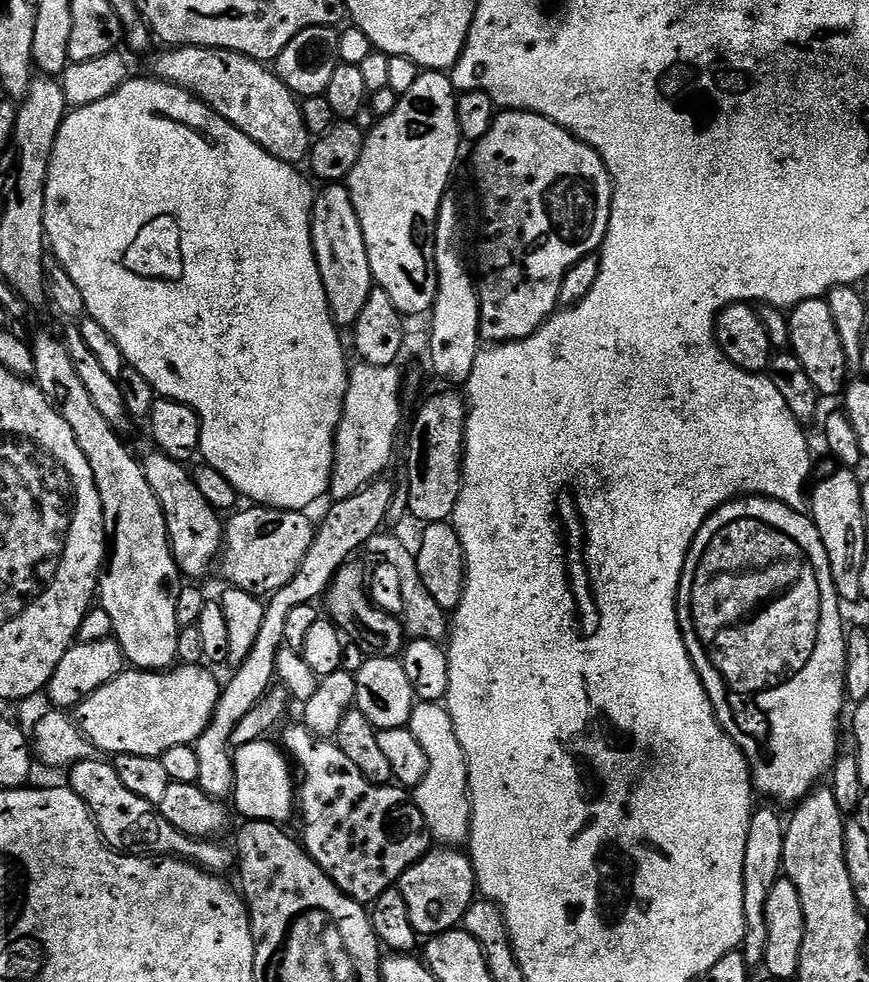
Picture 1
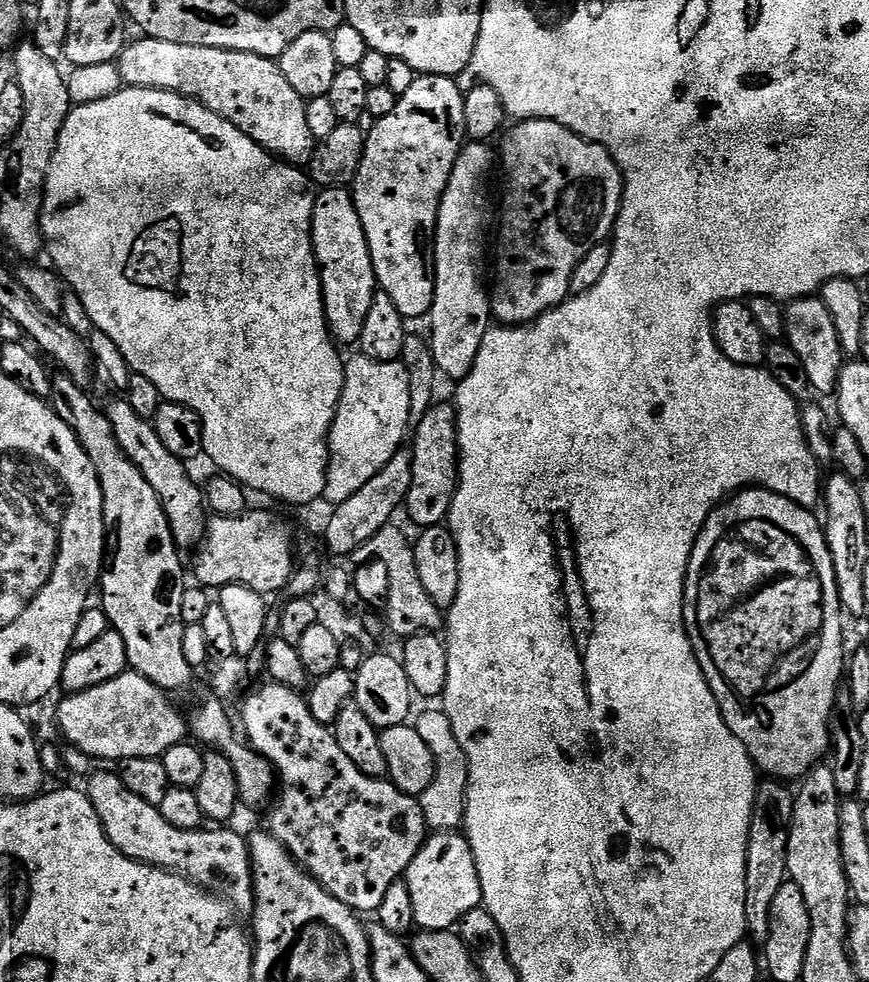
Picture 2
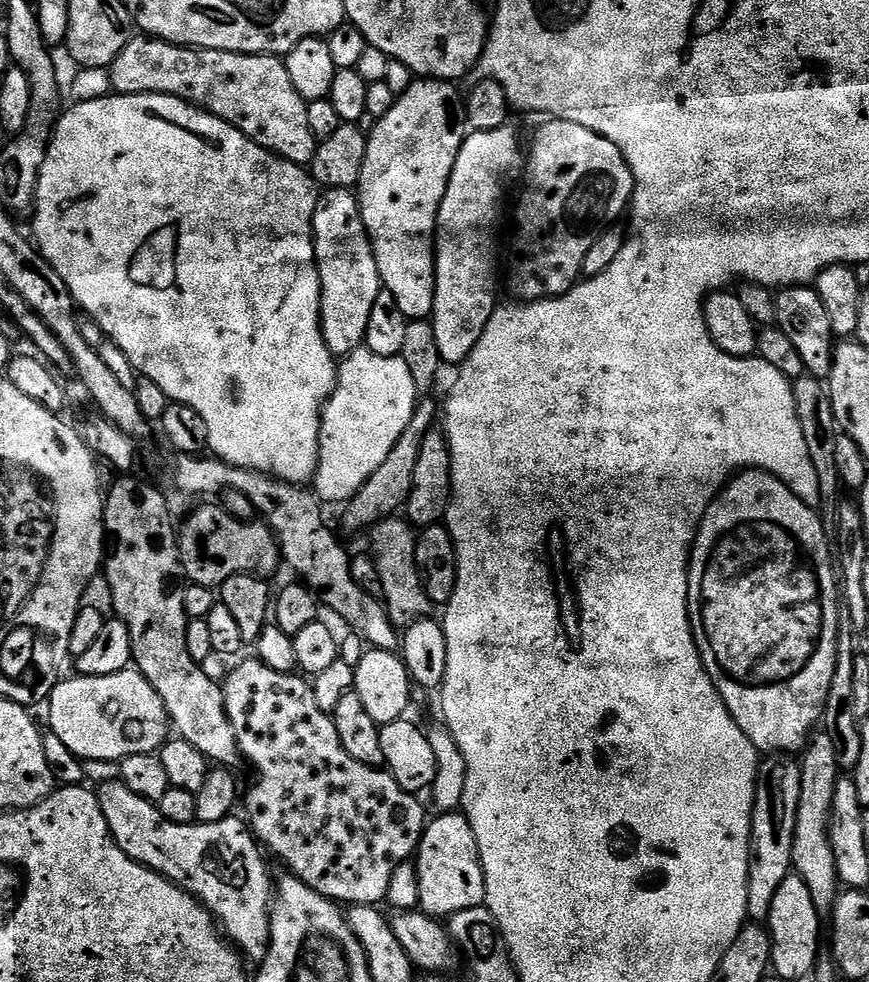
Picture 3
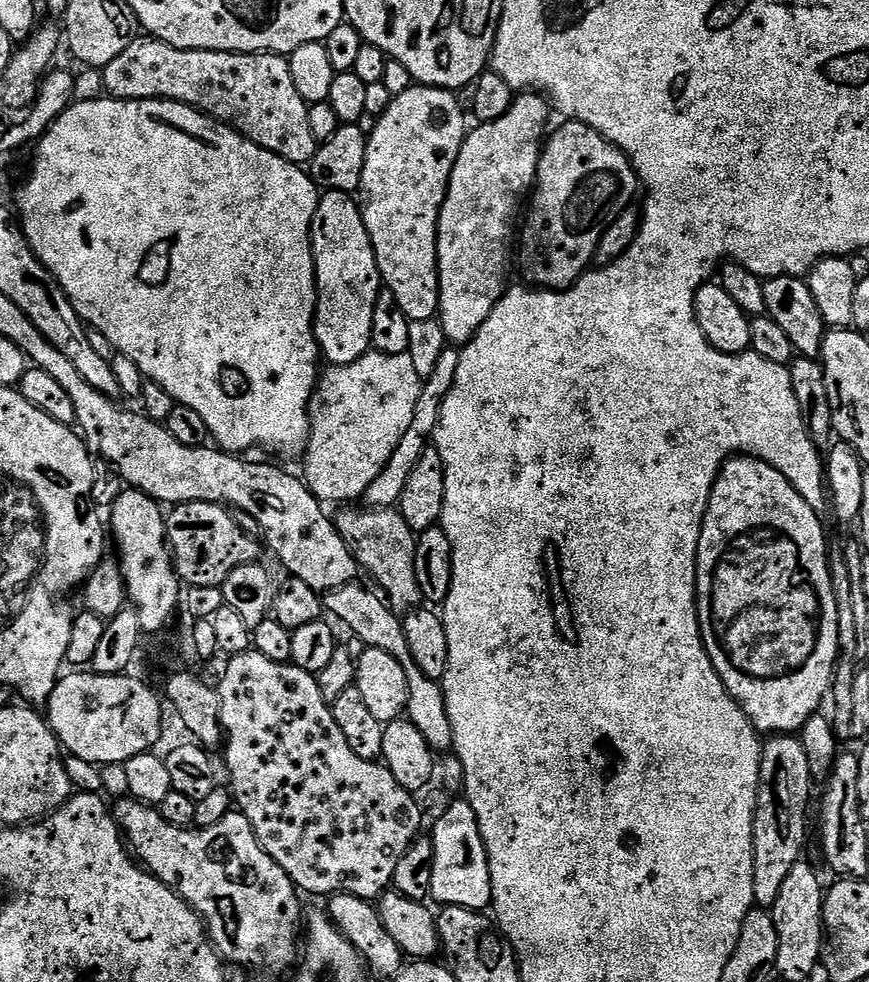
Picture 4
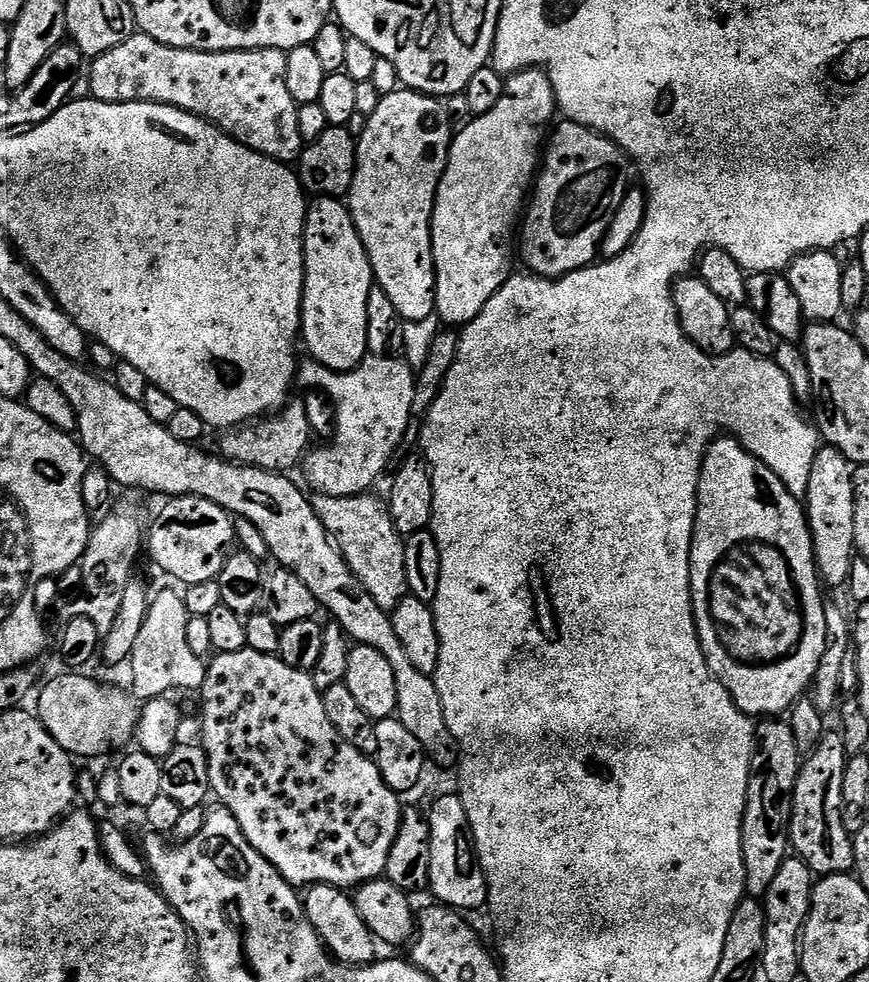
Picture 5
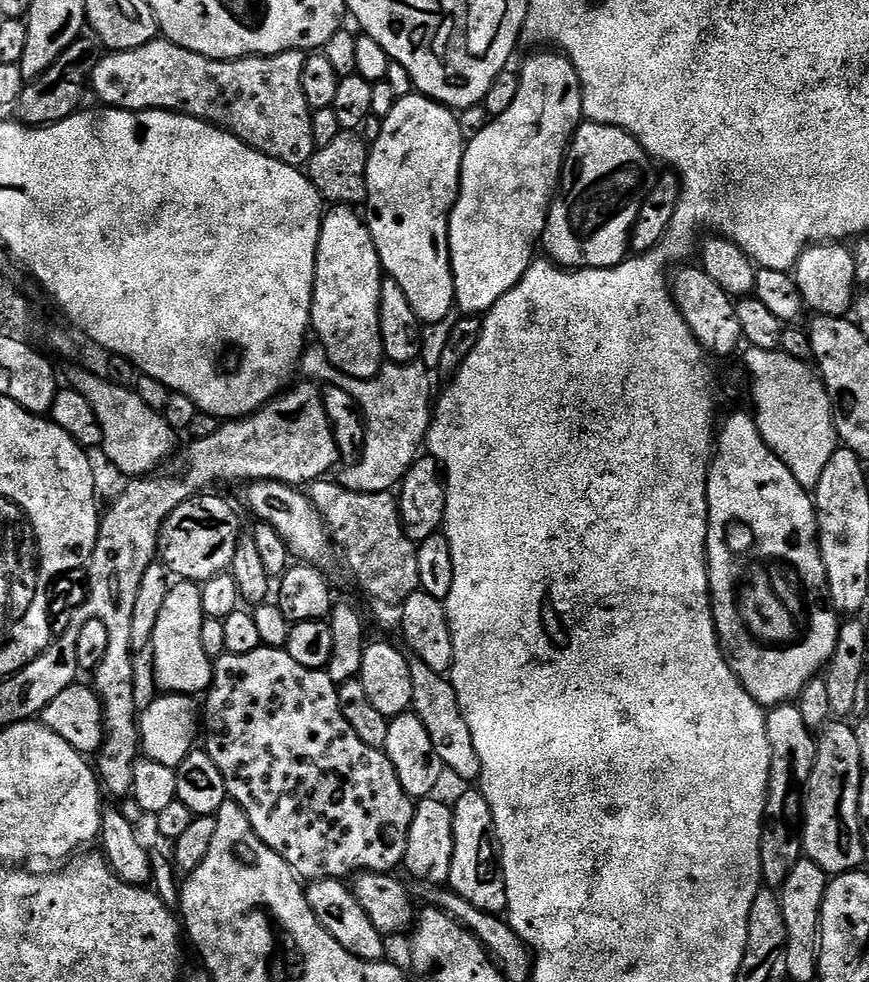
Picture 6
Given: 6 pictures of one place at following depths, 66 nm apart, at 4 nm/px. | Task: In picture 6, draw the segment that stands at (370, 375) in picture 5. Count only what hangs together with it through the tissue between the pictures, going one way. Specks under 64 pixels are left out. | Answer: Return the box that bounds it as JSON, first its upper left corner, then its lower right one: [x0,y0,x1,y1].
[312,358,432,492]

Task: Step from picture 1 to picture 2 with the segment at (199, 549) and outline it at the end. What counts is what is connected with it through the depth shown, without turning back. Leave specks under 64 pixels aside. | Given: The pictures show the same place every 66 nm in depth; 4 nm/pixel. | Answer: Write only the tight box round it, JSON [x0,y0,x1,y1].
[106,398,206,549]

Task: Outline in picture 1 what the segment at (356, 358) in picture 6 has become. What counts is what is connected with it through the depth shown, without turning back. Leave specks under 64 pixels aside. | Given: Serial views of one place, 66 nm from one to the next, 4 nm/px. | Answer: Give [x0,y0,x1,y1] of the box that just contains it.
[312,182,374,326]

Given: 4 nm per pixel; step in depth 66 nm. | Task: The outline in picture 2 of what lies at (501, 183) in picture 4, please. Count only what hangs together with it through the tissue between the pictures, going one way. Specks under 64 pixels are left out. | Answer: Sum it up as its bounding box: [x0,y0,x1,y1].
[430,142,494,382]

